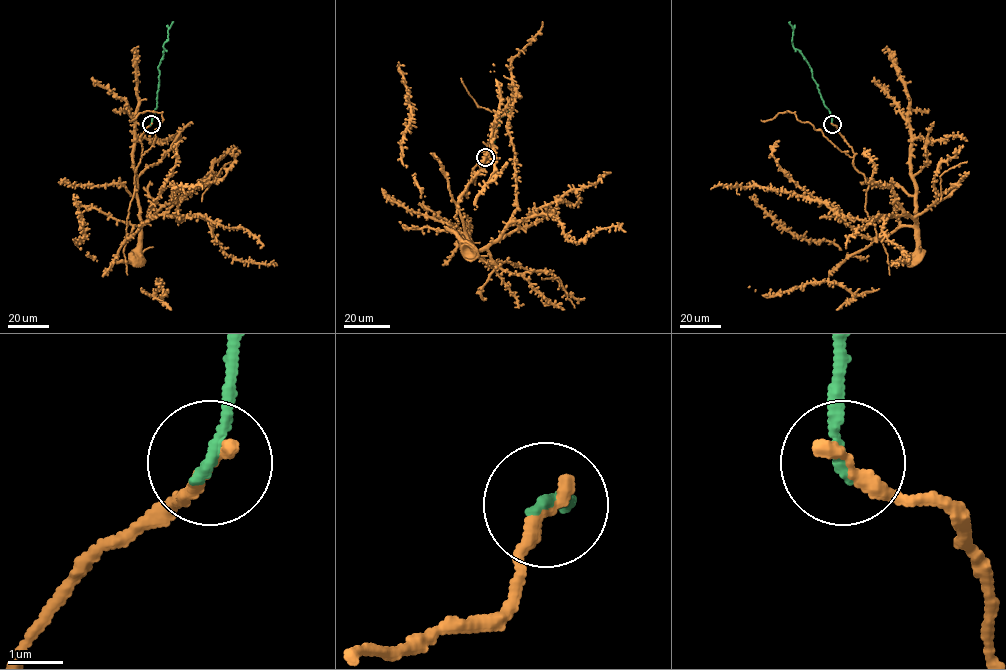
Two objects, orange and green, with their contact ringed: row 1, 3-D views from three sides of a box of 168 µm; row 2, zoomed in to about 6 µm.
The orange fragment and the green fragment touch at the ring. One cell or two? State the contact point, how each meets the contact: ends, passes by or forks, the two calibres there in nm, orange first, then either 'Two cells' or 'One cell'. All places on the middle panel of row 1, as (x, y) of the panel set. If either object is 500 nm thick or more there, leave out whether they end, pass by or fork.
Place: (485, 157). At the ring orange ends. At the ring green ends. Thickness 320 nm (orange) against 220 nm. One cell

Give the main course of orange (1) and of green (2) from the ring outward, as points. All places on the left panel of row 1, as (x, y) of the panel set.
1: (151, 124), (140, 138), (126, 238), (157, 215), (179, 220), (174, 186), (202, 189)
2: (151, 124), (156, 107), (158, 68), (168, 29), (173, 22)

